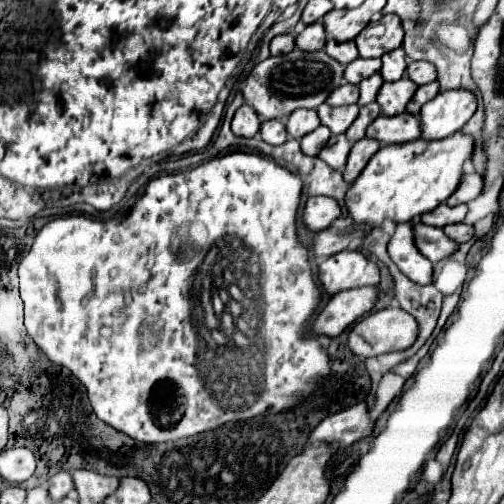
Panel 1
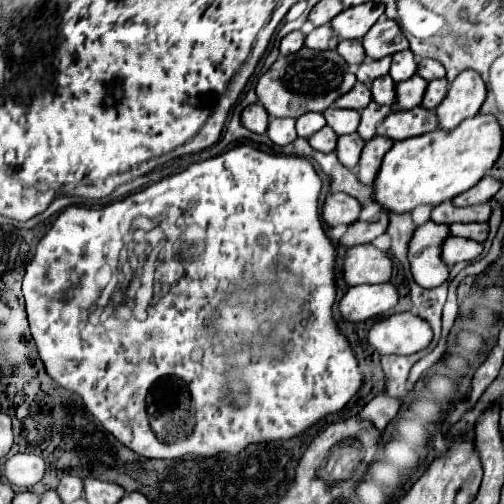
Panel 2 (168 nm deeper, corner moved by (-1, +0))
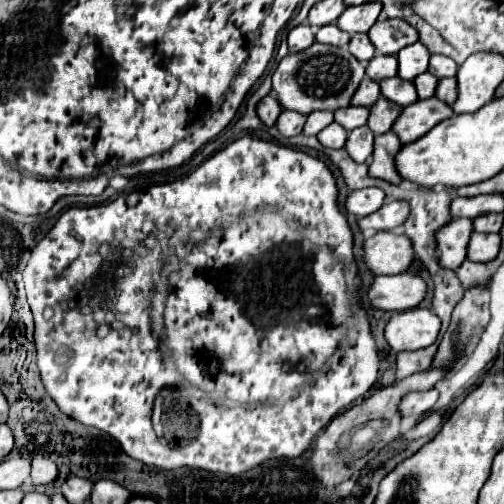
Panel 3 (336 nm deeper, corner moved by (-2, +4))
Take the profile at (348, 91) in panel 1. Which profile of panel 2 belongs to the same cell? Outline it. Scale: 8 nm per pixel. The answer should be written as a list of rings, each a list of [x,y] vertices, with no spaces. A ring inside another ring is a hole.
[[[355,83],[355,87],[349,93],[345,93],[343,97],[339,97],[333,105],[335,107],[343,107],[343,109],[357,109],[357,111],[361,111],[369,103],[371,103],[369,87],[365,83]]]

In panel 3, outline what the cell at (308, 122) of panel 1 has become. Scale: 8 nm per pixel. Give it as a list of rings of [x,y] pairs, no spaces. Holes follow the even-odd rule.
[[[314,111],[312,115],[308,115],[306,125],[304,125],[304,135],[318,135],[324,127],[328,127],[334,121],[334,113],[332,111]]]

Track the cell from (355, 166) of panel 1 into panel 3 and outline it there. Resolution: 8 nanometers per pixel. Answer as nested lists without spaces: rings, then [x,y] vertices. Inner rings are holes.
[[[388,131],[384,135],[376,135],[374,153],[372,153],[370,171],[368,171],[370,177],[378,177],[378,179],[390,181],[394,185],[402,183],[404,179],[398,175],[396,163],[394,163],[394,157],[398,155],[396,151],[400,151],[400,149],[402,149],[402,143],[392,131]]]

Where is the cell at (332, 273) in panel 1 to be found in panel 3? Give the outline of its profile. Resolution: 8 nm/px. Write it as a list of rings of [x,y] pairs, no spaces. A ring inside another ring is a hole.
[[[380,231],[364,243],[366,265],[374,275],[394,275],[404,273],[412,259],[412,241],[406,235],[394,235],[390,231]]]

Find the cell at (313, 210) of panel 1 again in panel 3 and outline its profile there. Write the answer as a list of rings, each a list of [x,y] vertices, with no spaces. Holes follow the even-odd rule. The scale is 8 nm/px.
[[[378,187],[350,191],[350,195],[346,199],[346,211],[350,215],[356,215],[356,217],[370,215],[370,213],[378,211],[384,205],[384,197],[386,197],[384,191],[378,189]]]

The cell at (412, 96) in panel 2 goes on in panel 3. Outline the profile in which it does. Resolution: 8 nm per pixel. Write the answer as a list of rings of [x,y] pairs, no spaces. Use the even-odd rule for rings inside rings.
[[[422,73],[414,79],[414,85],[418,89],[418,97],[420,99],[430,99],[434,93],[436,93],[436,87],[438,87],[438,77],[434,77],[432,73]]]

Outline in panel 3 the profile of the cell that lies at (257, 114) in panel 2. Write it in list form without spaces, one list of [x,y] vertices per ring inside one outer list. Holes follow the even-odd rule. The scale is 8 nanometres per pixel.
[[[272,95],[264,97],[264,99],[260,101],[260,105],[258,105],[258,115],[260,115],[262,123],[268,125],[268,127],[272,127],[272,125],[276,123],[276,119],[278,119],[280,113],[282,113],[282,107],[280,107],[278,99],[272,97]]]

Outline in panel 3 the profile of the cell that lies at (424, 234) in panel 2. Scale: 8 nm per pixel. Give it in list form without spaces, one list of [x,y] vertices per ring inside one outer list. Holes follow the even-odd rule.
[[[454,219],[452,223],[448,223],[448,227],[440,229],[440,235],[436,237],[438,237],[438,255],[442,267],[456,271],[464,263],[472,233],[474,233],[472,219]]]

